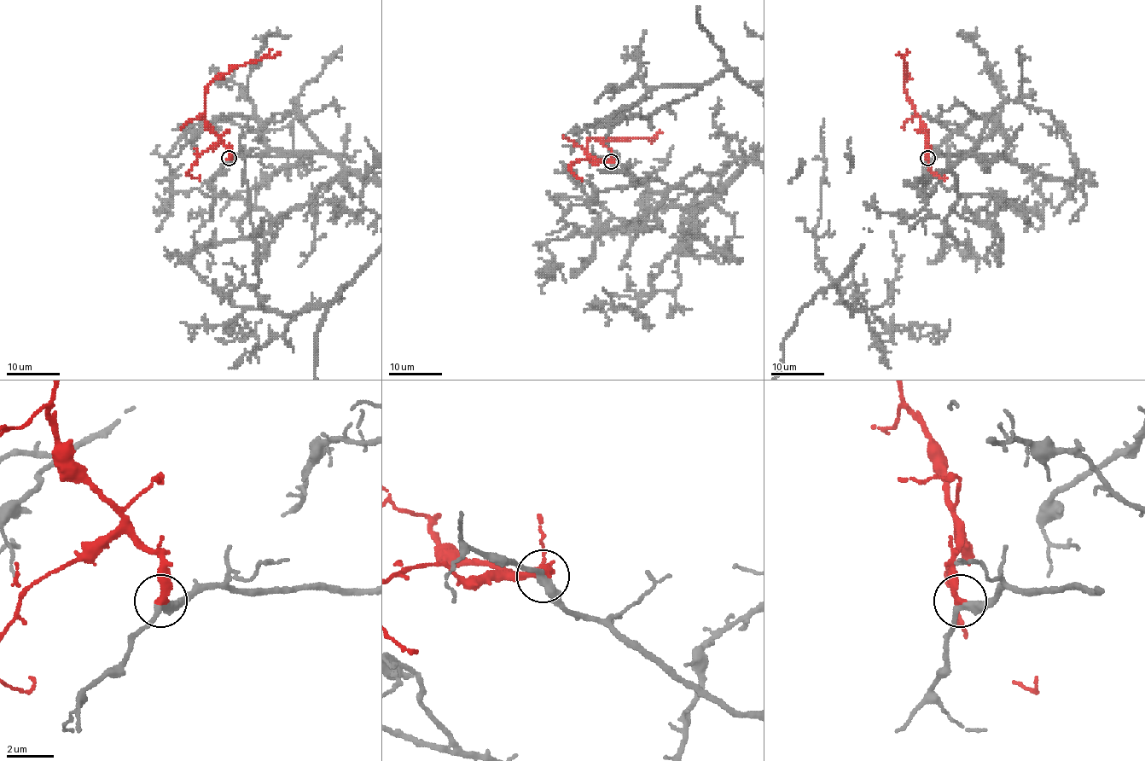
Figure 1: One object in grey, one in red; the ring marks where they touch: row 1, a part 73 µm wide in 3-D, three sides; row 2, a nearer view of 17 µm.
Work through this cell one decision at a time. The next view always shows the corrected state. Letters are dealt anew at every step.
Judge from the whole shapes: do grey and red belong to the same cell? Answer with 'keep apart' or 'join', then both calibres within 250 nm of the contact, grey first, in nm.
join | 320/360 nm

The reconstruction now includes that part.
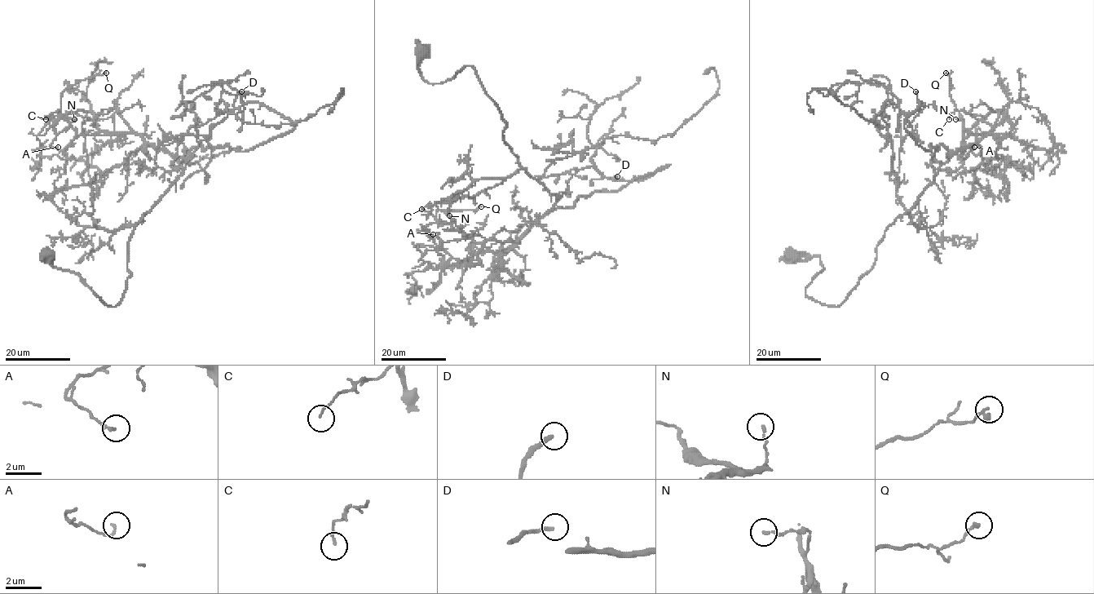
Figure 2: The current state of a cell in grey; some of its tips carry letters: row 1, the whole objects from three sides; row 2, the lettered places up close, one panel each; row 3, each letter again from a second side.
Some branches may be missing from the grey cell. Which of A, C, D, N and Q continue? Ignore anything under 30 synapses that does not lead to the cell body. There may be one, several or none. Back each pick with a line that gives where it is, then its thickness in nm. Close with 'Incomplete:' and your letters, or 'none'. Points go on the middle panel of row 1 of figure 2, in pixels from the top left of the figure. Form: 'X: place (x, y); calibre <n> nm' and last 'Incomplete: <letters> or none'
D: place (617, 176); calibre 220 nm
Incomplete: D

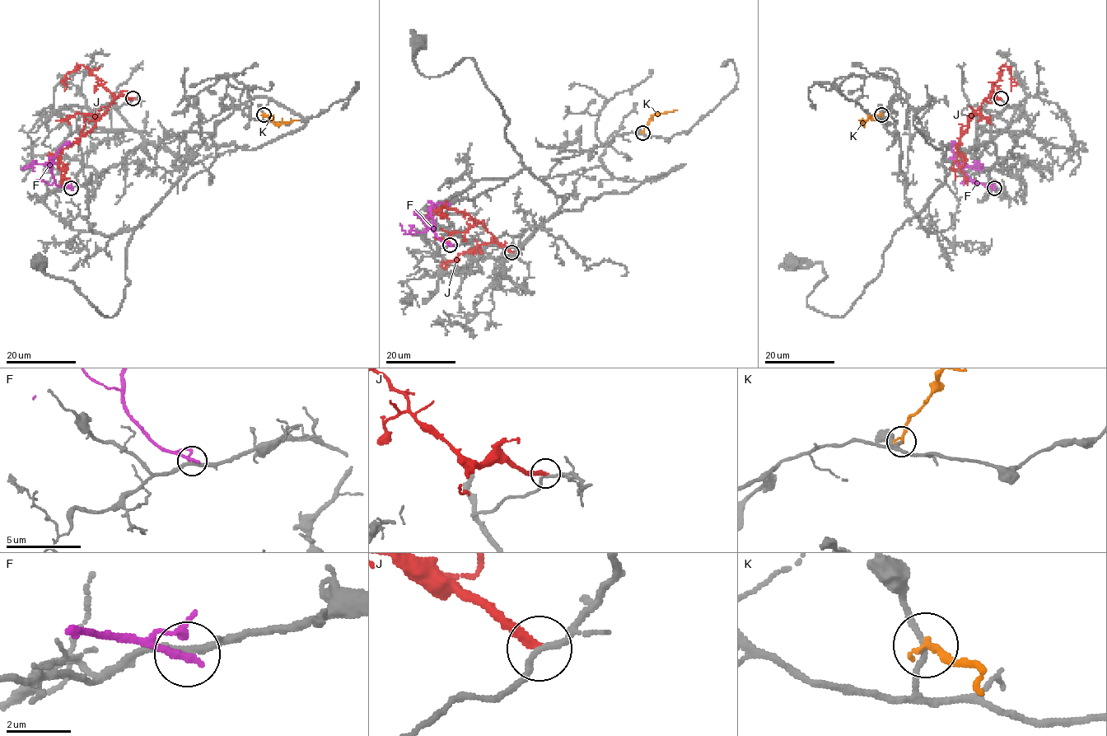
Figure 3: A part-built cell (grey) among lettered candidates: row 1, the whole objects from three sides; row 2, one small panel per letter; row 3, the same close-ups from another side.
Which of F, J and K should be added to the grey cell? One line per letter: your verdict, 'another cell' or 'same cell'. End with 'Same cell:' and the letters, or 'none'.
F: another cell
J: another cell
K: another cell
Same cell: none

